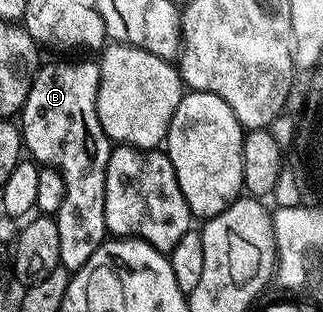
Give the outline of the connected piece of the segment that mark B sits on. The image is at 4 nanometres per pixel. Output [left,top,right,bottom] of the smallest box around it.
[20,63,112,273]

